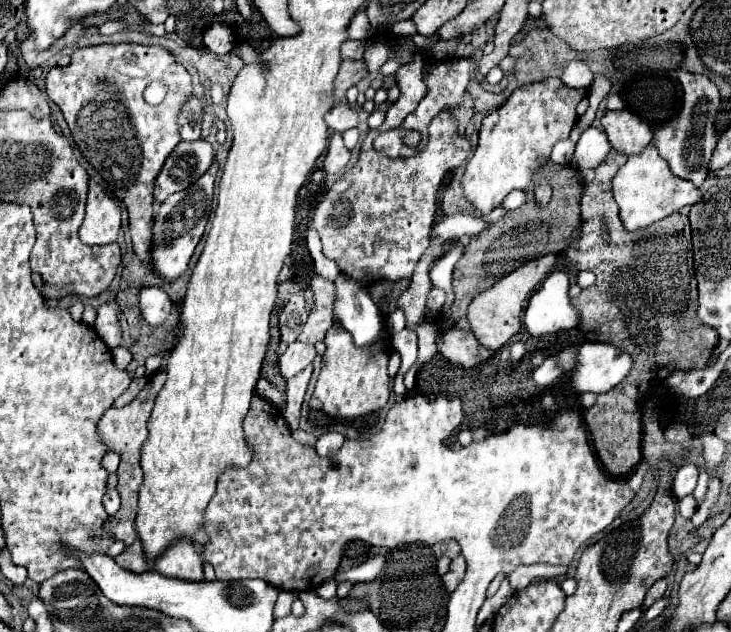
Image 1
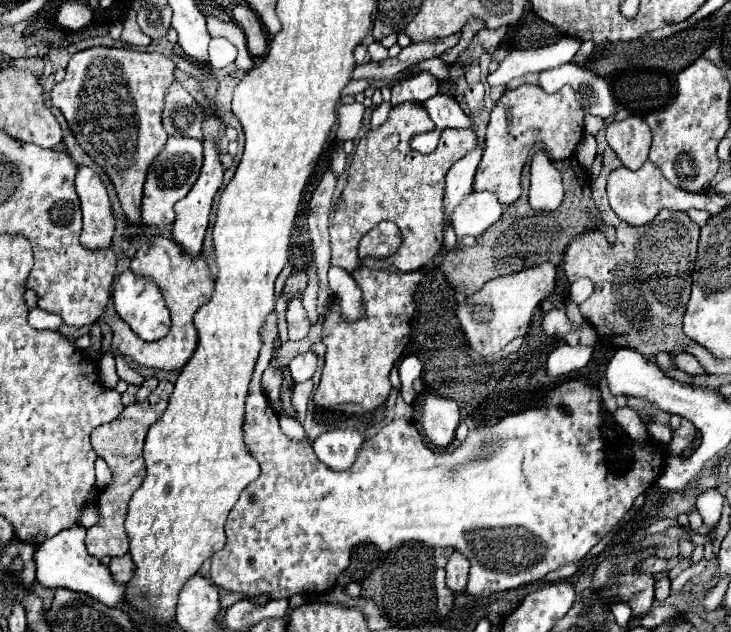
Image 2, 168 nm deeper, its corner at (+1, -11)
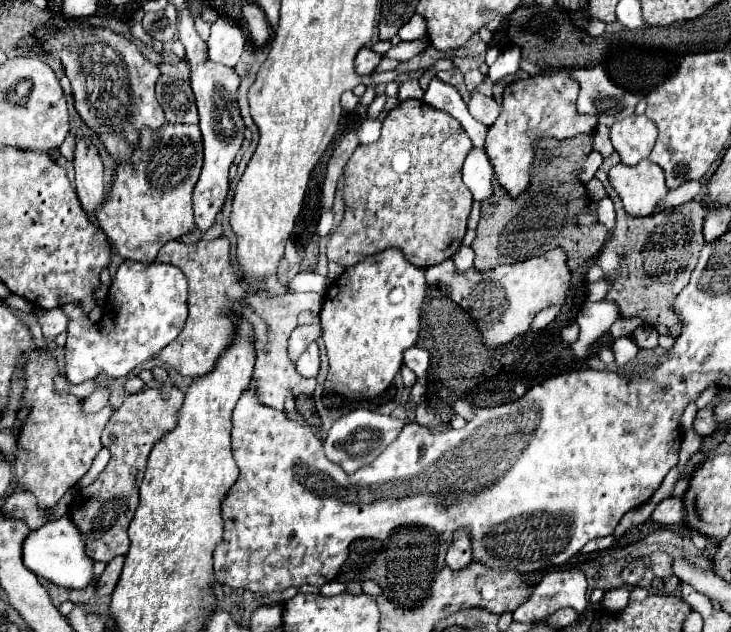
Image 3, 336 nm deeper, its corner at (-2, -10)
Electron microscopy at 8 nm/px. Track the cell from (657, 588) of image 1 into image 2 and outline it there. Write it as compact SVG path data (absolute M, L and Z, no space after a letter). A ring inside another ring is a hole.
M658 578L656 580L656 600L664 602L670 596L670 578Z

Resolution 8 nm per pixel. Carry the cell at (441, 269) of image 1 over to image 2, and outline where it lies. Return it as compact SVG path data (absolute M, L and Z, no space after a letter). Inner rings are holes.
M470 192L452 212L452 226L456 236L482 234L502 216L502 204L490 192Z

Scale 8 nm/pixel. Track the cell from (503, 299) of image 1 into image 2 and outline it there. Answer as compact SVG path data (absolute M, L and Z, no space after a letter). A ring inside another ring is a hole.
M542 262L538 266L494 278L486 282L478 292L466 296L464 304L458 304L456 316L466 332L470 348L482 356L500 352L508 342L524 336L540 302L554 292L556 268L552 262Z

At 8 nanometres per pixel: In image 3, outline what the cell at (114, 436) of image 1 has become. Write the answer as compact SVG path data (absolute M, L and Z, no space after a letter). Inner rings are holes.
M161 385L133 393L125 403L113 411L101 435L103 447L111 451L111 461L105 471L77 497L75 509L71 509L73 523L81 529L87 543L87 553L95 561L109 563L117 555L129 551L127 527L135 515L139 503L139 485L145 475L147 455L157 439L177 425L177 409L183 403L183 391L173 385Z

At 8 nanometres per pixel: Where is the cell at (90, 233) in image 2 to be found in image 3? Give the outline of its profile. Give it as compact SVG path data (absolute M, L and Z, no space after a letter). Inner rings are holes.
M83 139L75 145L75 189L81 201L85 215L93 221L97 207L105 201L105 183L103 183L103 163L99 159L97 147L85 143Z

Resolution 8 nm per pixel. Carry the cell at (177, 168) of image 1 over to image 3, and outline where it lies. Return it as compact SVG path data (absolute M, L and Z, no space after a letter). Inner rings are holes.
M165 123L157 131L151 131L151 129L141 131L141 141L133 153L133 159L129 161L129 165L117 167L111 195L97 209L97 223L101 225L103 233L107 235L107 239L113 243L115 251L123 259L151 263L157 257L157 251L167 241L173 241L193 229L191 193L199 179L201 165L203 165L203 143L201 143L201 131L197 125Z

